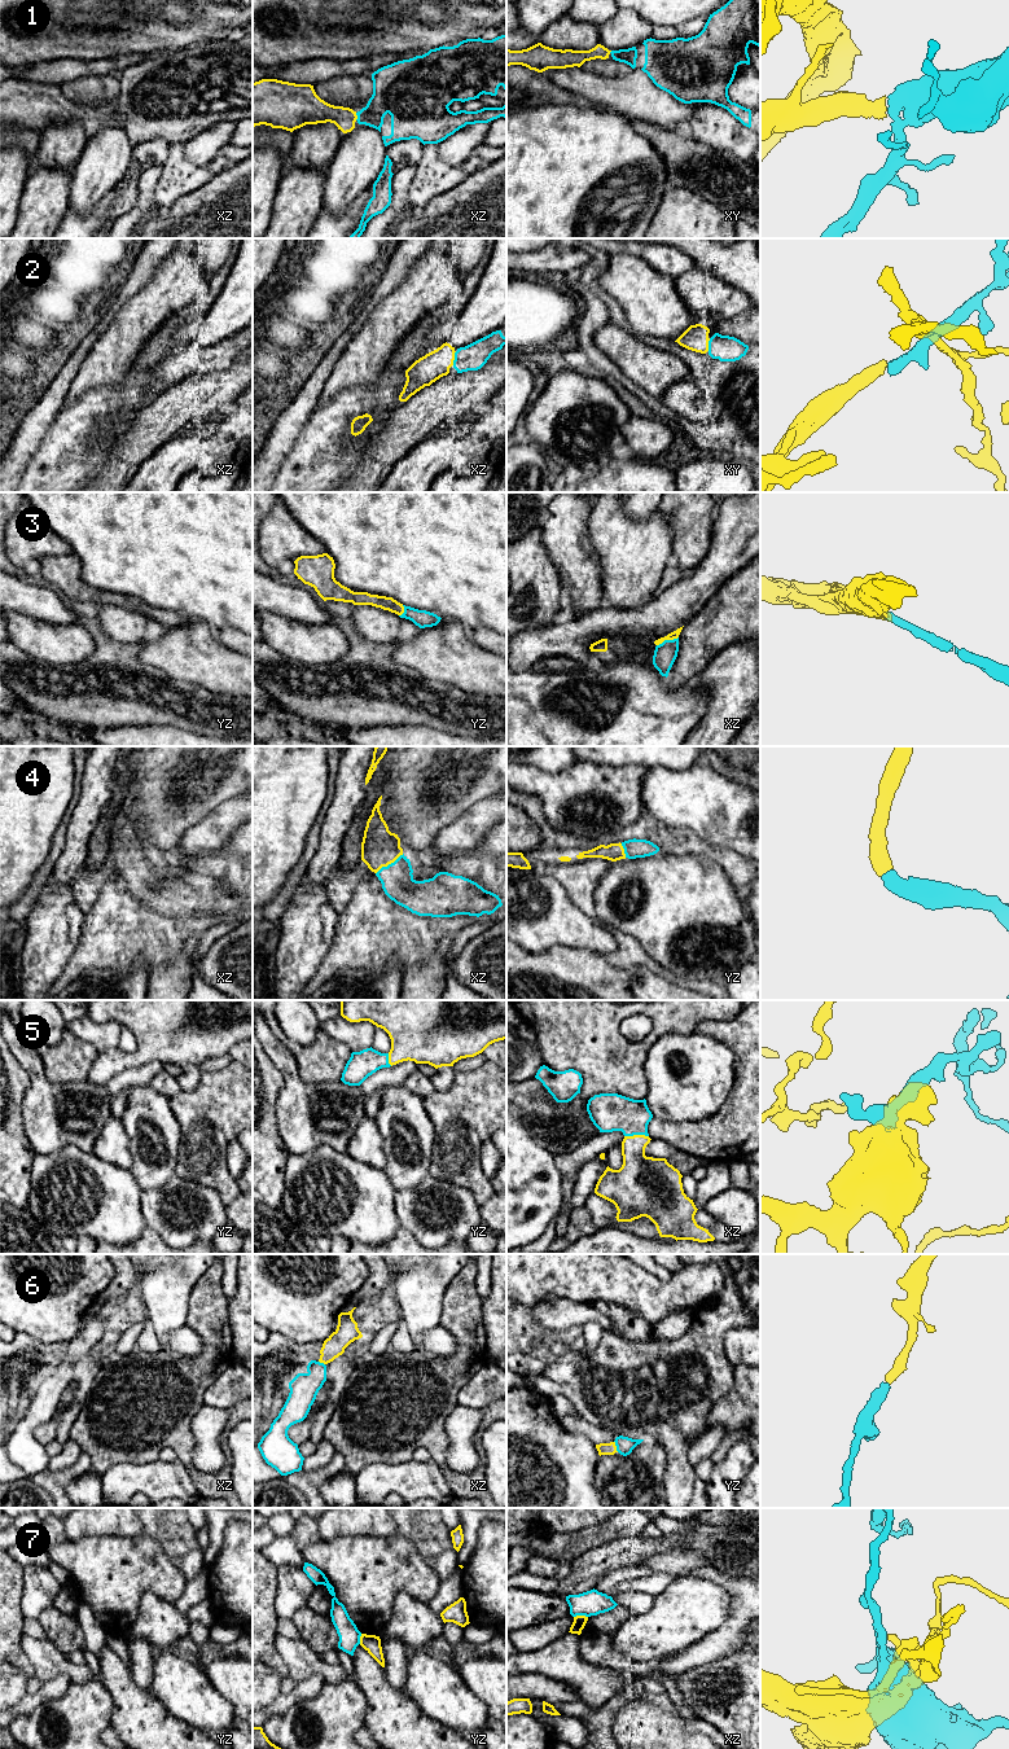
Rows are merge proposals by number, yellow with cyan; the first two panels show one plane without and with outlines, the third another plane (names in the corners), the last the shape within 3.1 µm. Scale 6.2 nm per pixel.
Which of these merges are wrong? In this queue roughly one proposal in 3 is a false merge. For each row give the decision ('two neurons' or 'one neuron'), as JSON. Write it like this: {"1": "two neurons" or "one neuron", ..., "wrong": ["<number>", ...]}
{"1": "one neuron", "2": "one neuron", "3": "one neuron", "4": "one neuron", "5": "one neuron", "6": "one neuron", "7": "one neuron", "wrong": []}

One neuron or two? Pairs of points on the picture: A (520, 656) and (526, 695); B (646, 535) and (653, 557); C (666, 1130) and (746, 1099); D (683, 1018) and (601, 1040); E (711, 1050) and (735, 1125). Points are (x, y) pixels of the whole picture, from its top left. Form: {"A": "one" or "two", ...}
{"A": "two", "B": "one", "C": "one", "D": "one", "E": "two"}

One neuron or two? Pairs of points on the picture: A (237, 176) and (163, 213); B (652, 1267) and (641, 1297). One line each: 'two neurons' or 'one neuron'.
A: two neurons
B: two neurons

